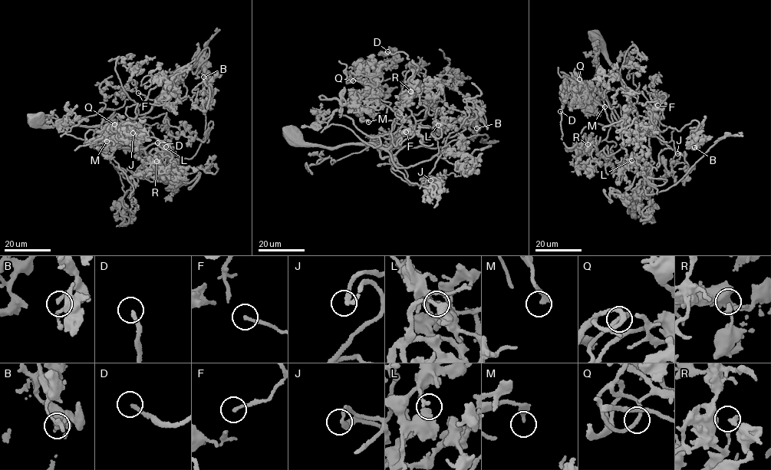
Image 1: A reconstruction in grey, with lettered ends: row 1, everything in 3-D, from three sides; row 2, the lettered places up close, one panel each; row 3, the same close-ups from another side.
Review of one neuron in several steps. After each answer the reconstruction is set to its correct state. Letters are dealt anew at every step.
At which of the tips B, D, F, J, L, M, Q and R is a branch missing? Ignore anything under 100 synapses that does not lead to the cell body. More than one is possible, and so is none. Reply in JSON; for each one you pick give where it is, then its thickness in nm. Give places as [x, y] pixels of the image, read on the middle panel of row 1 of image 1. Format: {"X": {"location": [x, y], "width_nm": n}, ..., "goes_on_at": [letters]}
{"goes_on_at": []}

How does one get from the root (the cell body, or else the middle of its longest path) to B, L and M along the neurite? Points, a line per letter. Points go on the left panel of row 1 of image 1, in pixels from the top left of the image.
B: (34, 118), (87, 126), (143, 117), (207, 47), (192, 67), (199, 60), (203, 77)
L: (34, 118), (102, 126), (109, 142), (157, 162), (160, 181), (166, 146)
M: (34, 118), (45, 126), (99, 125), (120, 142), (137, 139), (128, 129), (107, 128), (100, 139), (107, 141)

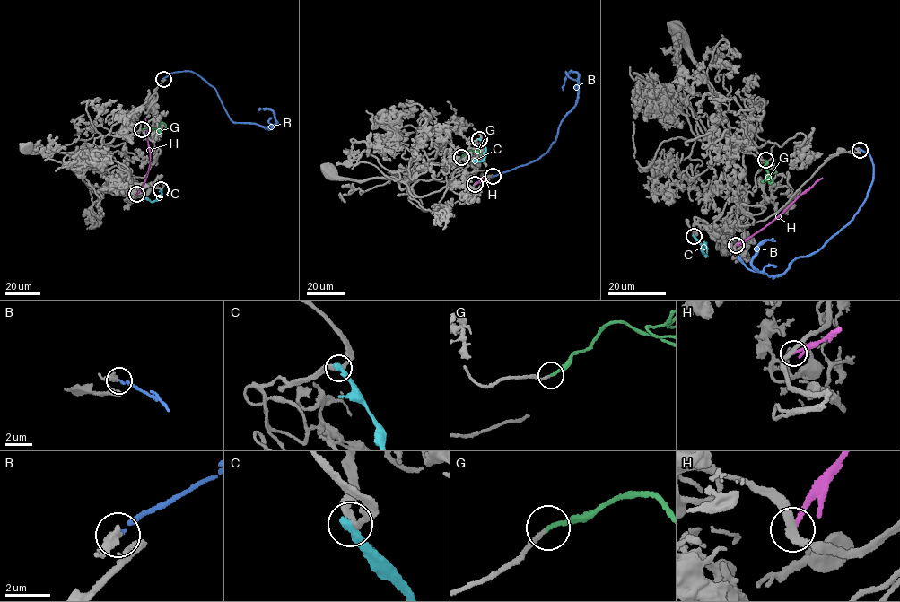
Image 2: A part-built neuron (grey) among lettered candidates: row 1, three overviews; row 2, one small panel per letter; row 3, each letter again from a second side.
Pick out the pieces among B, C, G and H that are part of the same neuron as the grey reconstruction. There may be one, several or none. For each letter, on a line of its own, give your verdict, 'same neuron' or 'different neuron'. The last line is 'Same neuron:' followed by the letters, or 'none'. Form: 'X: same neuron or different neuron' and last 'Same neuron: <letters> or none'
B: different neuron
C: different neuron
G: same neuron
H: different neuron
Same neuron: G

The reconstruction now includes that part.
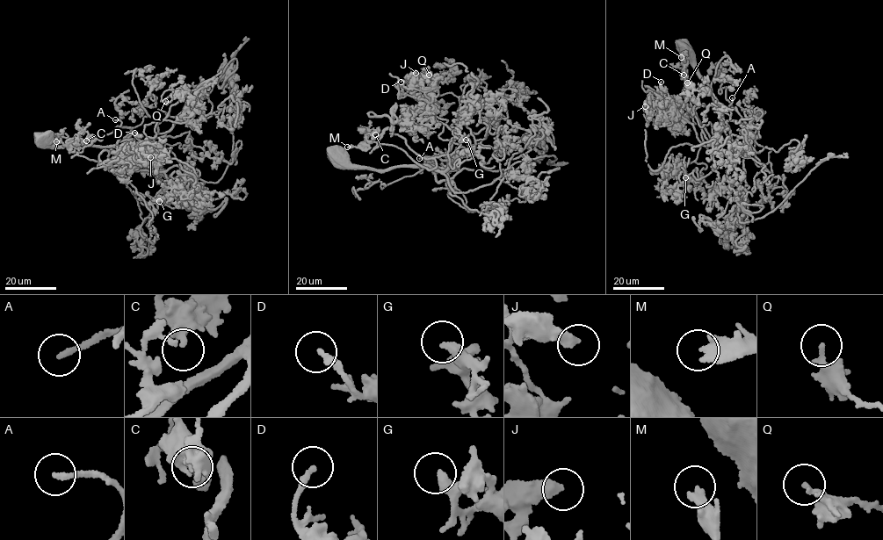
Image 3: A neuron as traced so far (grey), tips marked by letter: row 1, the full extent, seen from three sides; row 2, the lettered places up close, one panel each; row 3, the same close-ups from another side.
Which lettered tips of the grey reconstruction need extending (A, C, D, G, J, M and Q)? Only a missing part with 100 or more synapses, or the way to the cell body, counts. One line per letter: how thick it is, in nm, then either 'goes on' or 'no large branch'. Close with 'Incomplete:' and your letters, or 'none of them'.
A: calibre 170 nm; goes on
C: calibre 320 nm; no large branch
D: calibre 200 nm; no large branch
G: calibre 300 nm; no large branch
J: calibre 360 nm; no large branch
M: calibre 460 nm; goes on
Q: calibre 190 nm; no large branch
Incomplete: A, M

